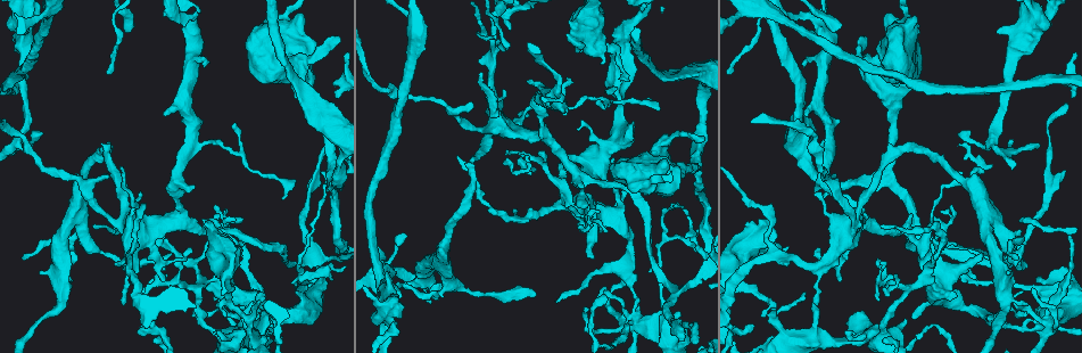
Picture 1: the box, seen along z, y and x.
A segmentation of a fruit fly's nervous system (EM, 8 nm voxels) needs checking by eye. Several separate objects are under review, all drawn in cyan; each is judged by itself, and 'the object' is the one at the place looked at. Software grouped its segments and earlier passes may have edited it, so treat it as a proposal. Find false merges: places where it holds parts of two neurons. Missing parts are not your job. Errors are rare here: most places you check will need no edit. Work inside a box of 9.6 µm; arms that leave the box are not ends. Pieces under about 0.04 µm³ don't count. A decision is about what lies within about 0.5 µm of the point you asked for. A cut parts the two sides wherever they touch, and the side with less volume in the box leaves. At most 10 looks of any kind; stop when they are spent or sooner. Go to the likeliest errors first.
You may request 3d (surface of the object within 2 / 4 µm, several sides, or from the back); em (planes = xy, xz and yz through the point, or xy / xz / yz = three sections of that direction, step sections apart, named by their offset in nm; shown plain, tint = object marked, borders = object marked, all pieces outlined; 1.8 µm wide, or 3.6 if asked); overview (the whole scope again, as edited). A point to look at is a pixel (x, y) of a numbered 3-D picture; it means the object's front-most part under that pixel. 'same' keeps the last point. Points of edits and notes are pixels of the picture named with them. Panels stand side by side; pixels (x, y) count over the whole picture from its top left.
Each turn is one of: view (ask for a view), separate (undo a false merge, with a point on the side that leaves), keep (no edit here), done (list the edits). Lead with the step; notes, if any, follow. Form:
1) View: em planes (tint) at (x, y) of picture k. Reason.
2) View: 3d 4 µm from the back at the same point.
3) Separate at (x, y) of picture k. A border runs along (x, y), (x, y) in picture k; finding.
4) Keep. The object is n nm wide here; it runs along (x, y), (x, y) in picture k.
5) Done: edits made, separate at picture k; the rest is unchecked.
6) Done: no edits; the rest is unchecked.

View: 3d 2 µm from the back at (637, 321) of picture 1. Narrows sharply.

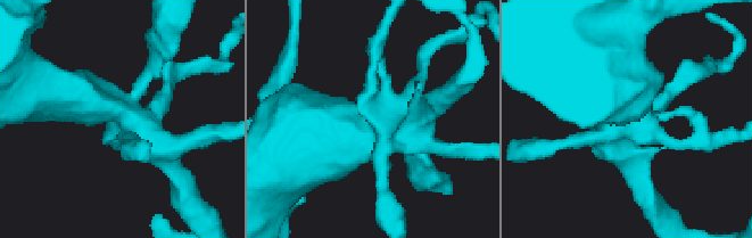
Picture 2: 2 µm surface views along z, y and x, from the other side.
View: em planes (tint) at (123, 114) of picture 2.

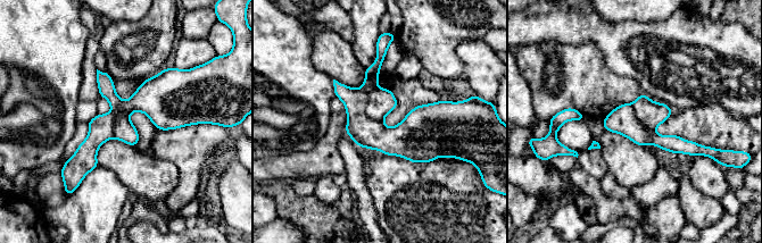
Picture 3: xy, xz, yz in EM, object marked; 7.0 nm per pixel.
Separate at (369, 133) of picture 3. A border runs along (377, 88), (365, 114), (382, 120) in picture 3; two neurons meet here.

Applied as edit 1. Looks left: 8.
View: overview.

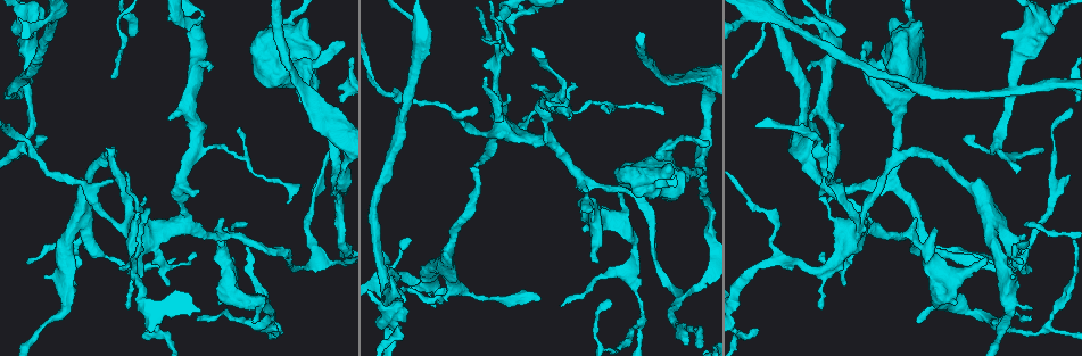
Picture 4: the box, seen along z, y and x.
View: 3d 2 µm at (586, 187) of picture 4. Abrupt turn.

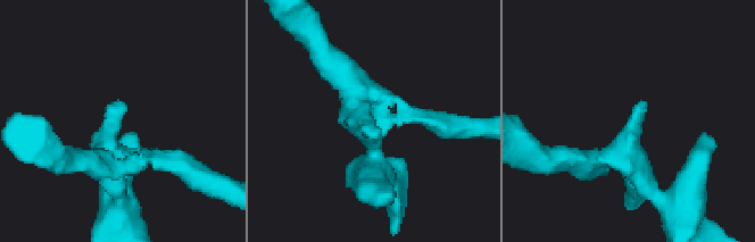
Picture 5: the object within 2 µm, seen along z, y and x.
View: em xy step 16 (tint) at (370, 118) of picture 5.

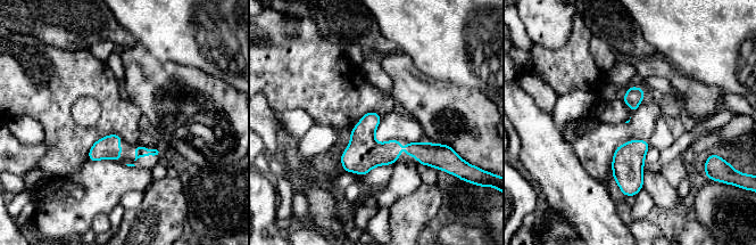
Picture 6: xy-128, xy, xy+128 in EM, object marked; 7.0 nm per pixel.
View: em planes (tint) at the same point. Cut it another way.

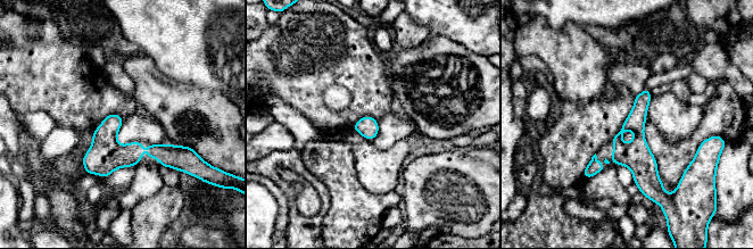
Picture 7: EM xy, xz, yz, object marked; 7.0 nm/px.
Keep. The object is 140 nm wide here; it runs along (646, 92), (638, 111), (645, 188) in picture 7; all the same neuron.

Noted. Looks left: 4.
View: 3d 4 µm from the back at (396, 324) of picture 4. Arms part here.

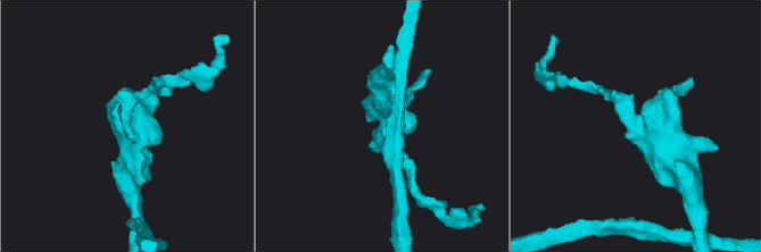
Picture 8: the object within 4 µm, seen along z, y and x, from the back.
View: em 3.6 µm planes (tint) at (127, 120) of picture 8. Now the EM.

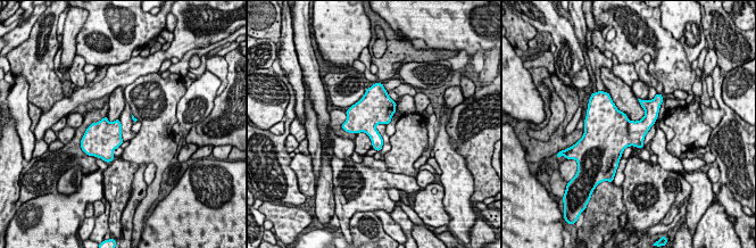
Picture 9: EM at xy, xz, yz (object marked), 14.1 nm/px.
Keep. The object is 320 nm wide here; continuous, no second neuron.

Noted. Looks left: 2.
View: em 3.6 µm planes (tint) at (774, 217) of picture 4. Abrupt turn.

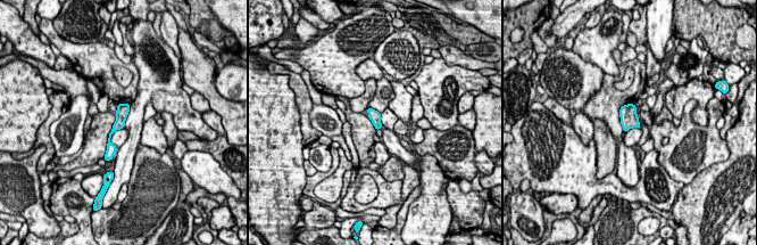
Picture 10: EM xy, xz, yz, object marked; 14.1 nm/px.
Keep. All the same neuron.

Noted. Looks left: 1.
Done: edits made, separate at picture 3; the rest is unchecked.

